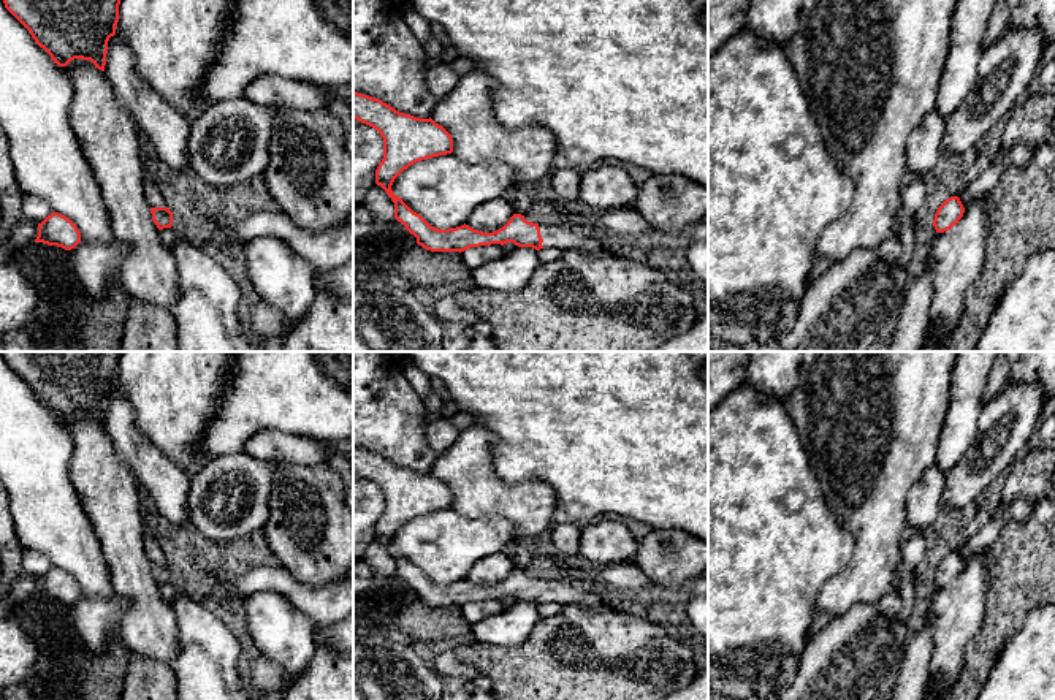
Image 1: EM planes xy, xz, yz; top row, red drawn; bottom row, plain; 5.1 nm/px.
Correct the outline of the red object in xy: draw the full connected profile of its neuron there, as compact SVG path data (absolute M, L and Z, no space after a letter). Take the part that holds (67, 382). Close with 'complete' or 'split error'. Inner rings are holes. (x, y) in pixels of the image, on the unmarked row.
M0 352L54 418L90 415L105 426L122 352Z; complete

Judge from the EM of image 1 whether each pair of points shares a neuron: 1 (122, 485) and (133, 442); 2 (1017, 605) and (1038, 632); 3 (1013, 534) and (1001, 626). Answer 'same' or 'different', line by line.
1: different
2: different
3: same

